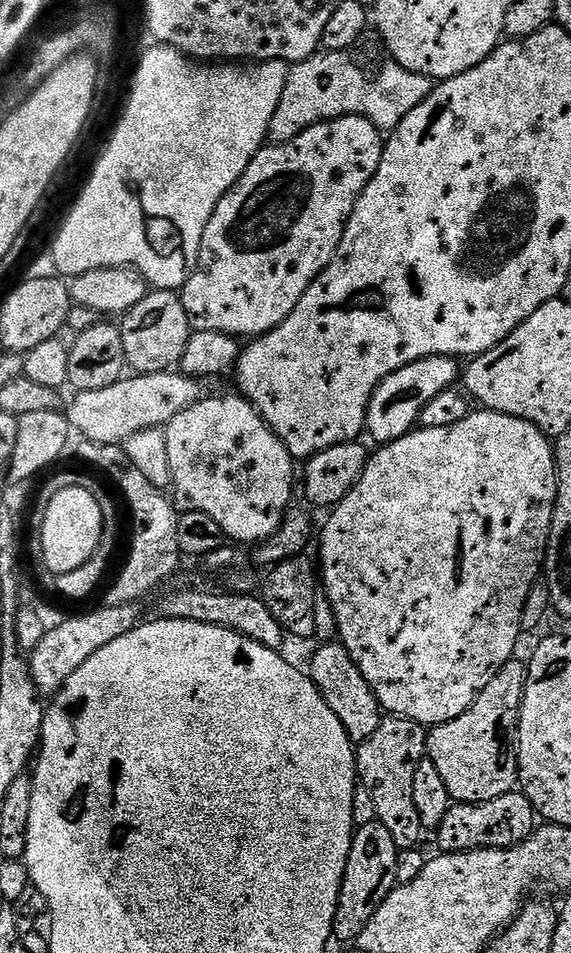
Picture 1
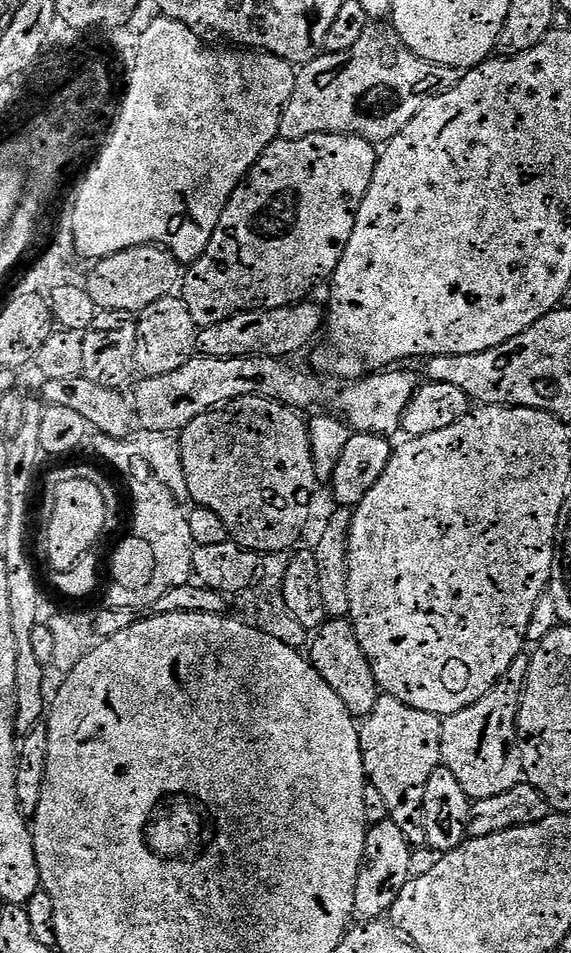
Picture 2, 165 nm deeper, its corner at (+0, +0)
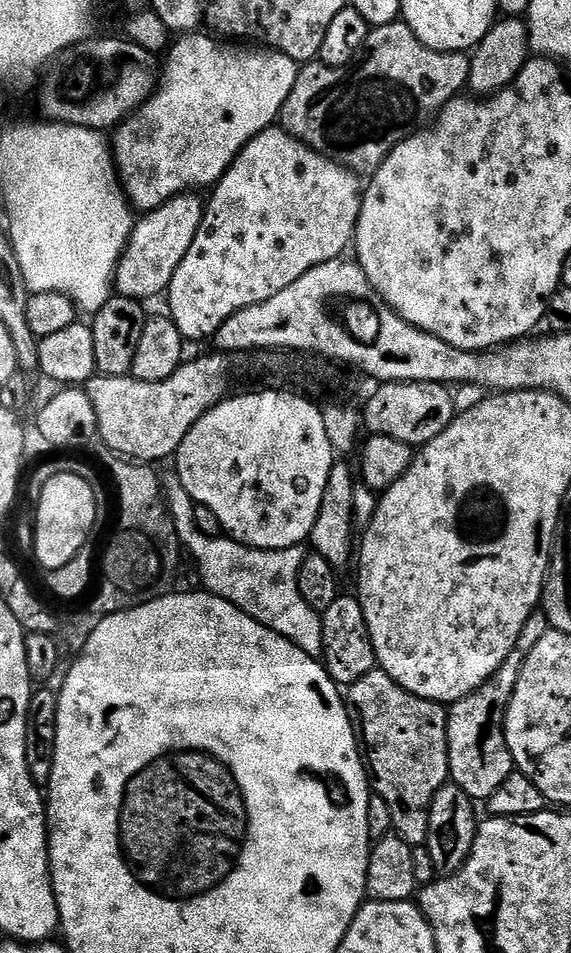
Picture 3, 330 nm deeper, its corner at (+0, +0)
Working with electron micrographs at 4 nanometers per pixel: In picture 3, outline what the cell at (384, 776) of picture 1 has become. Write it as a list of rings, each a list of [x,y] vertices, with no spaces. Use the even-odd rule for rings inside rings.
[[[374,670],[370,674],[366,674],[366,678],[359,680],[357,684],[351,685],[350,691],[347,693],[346,700],[350,705],[350,715],[352,718],[352,725],[356,727],[356,741],[360,744],[360,750],[364,757],[364,762],[368,770],[369,785],[382,803],[388,807],[388,816],[392,819],[395,835],[401,838],[410,845],[427,845],[428,843],[428,823],[430,822],[430,806],[434,794],[438,794],[438,790],[449,783],[450,777],[448,775],[448,708],[443,704],[435,704],[429,700],[418,698],[414,694],[410,694],[404,688],[398,686],[398,682],[394,682],[384,672]]]

